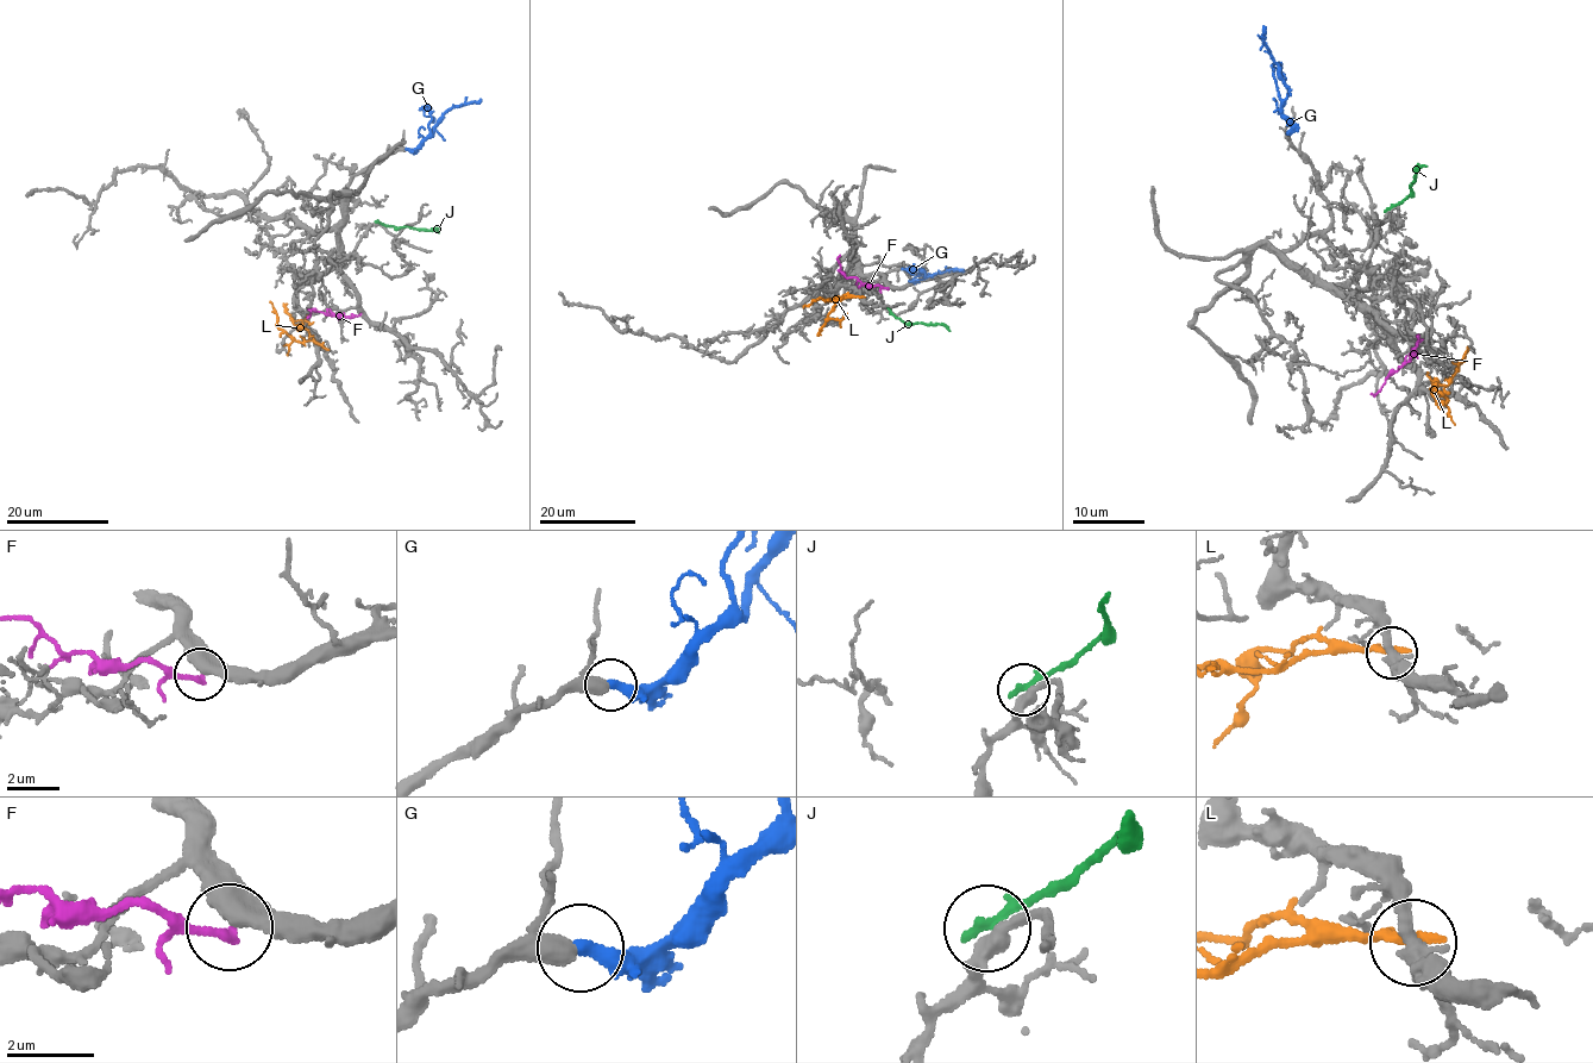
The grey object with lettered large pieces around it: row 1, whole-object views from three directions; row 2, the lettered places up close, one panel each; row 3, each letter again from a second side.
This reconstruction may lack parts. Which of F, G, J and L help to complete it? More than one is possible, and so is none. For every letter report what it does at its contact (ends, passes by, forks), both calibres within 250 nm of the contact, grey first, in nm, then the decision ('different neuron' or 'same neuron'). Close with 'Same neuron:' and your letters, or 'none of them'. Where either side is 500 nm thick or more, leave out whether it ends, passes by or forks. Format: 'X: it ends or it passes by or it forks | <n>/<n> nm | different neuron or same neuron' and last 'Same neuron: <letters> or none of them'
F: it ends | 480/200 nm | different neuron
G: it ends | 340/360 nm | same neuron
J: it ends | 400/240 nm | different neuron
L: it ends | 420/280 nm | different neuron
Same neuron: G

